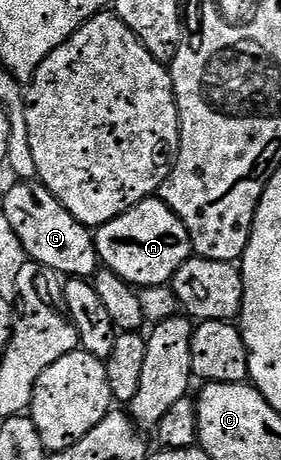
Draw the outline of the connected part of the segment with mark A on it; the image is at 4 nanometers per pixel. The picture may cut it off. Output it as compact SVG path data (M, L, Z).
M159 197L143 199L125 215L95 228L94 234L101 264L136 289L171 284L180 266L194 255L186 225Z

